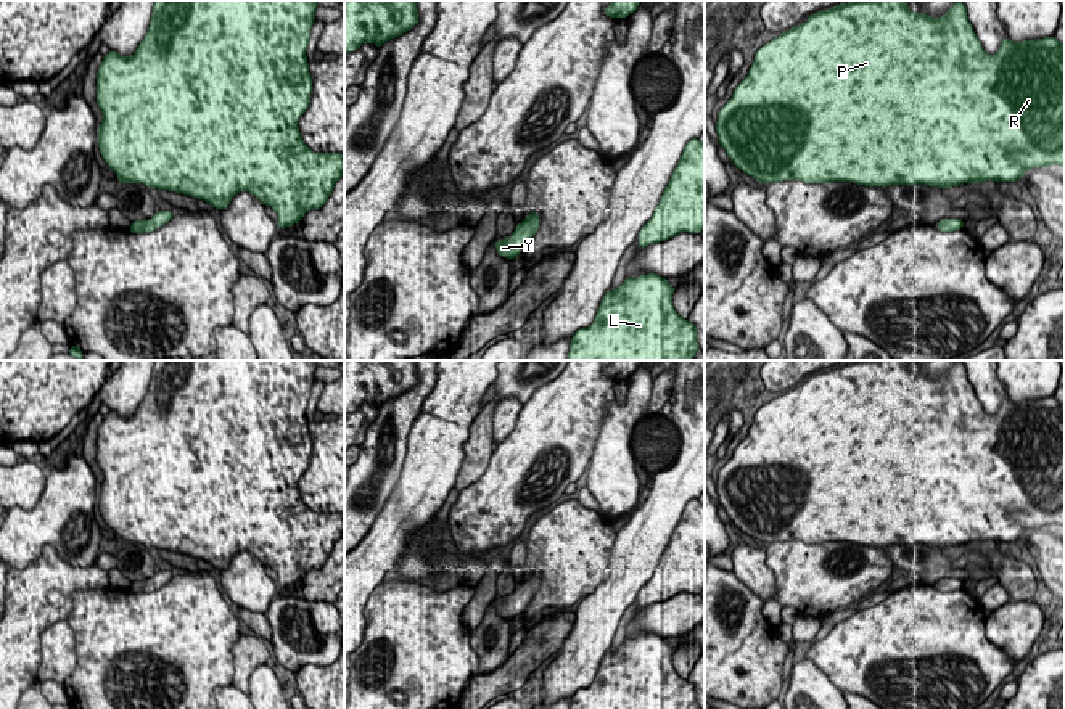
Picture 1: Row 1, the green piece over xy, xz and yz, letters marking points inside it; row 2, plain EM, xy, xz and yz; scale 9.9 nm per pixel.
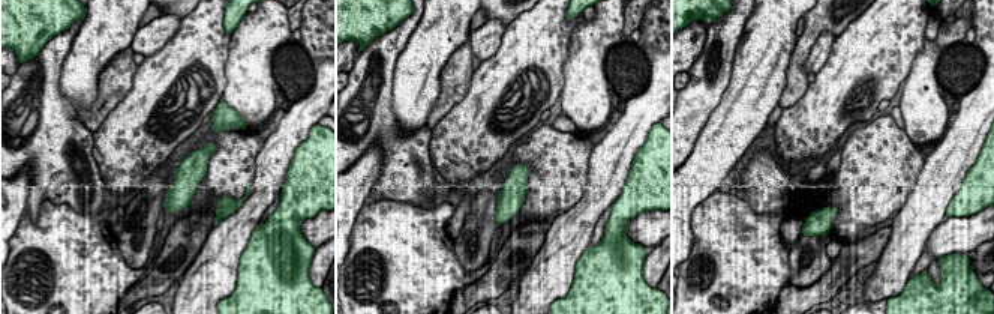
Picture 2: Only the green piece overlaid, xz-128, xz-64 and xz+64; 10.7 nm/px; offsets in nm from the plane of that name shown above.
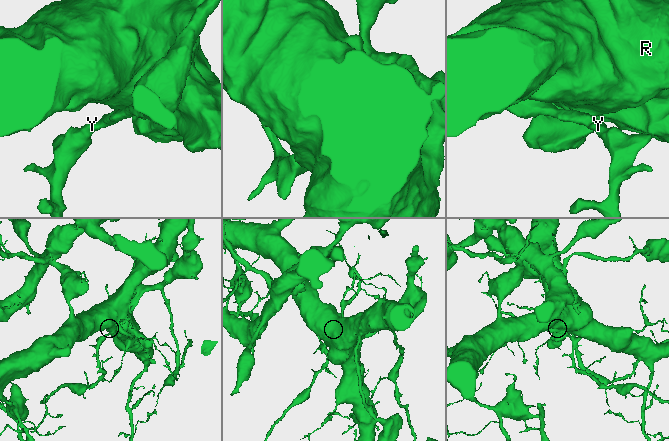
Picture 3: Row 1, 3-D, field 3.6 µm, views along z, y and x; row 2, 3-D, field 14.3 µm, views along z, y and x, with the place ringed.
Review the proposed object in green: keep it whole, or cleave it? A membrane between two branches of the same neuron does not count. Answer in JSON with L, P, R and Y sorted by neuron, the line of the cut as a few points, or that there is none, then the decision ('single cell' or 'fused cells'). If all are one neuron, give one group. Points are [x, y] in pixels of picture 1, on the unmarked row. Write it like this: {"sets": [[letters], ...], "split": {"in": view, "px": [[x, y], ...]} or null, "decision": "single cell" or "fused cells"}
{"sets": [["L", "P", "R", "Y"]], "split": null, "decision": "single cell"}

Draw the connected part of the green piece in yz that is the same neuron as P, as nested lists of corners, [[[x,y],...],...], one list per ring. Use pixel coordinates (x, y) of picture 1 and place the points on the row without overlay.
[[[853,360],[812,373],[806,383],[782,392],[763,405],[748,436],[734,449],[732,458],[719,469],[716,492],[730,521],[761,543],[801,540],[804,543],[853,542],[866,547],[930,545],[952,548],[986,540],[1018,542],[1026,529],[1065,526],[1065,404],[1055,395],[1014,402],[1005,397],[996,415],[988,415],[978,400],[964,362],[956,362],[944,376],[914,373],[906,360]]]

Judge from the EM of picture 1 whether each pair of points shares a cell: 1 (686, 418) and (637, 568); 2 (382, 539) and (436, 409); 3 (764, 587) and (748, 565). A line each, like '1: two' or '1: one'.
1: one
2: one
3: one

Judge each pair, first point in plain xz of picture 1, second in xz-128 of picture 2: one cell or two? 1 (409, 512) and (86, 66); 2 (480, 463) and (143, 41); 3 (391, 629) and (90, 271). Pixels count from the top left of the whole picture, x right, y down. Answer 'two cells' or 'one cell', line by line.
1: one cell
2: two cells
3: one cell

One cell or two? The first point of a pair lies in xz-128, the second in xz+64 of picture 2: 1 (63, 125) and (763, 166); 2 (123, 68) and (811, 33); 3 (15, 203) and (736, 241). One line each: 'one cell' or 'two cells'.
1: two cells
2: one cell
3: two cells

